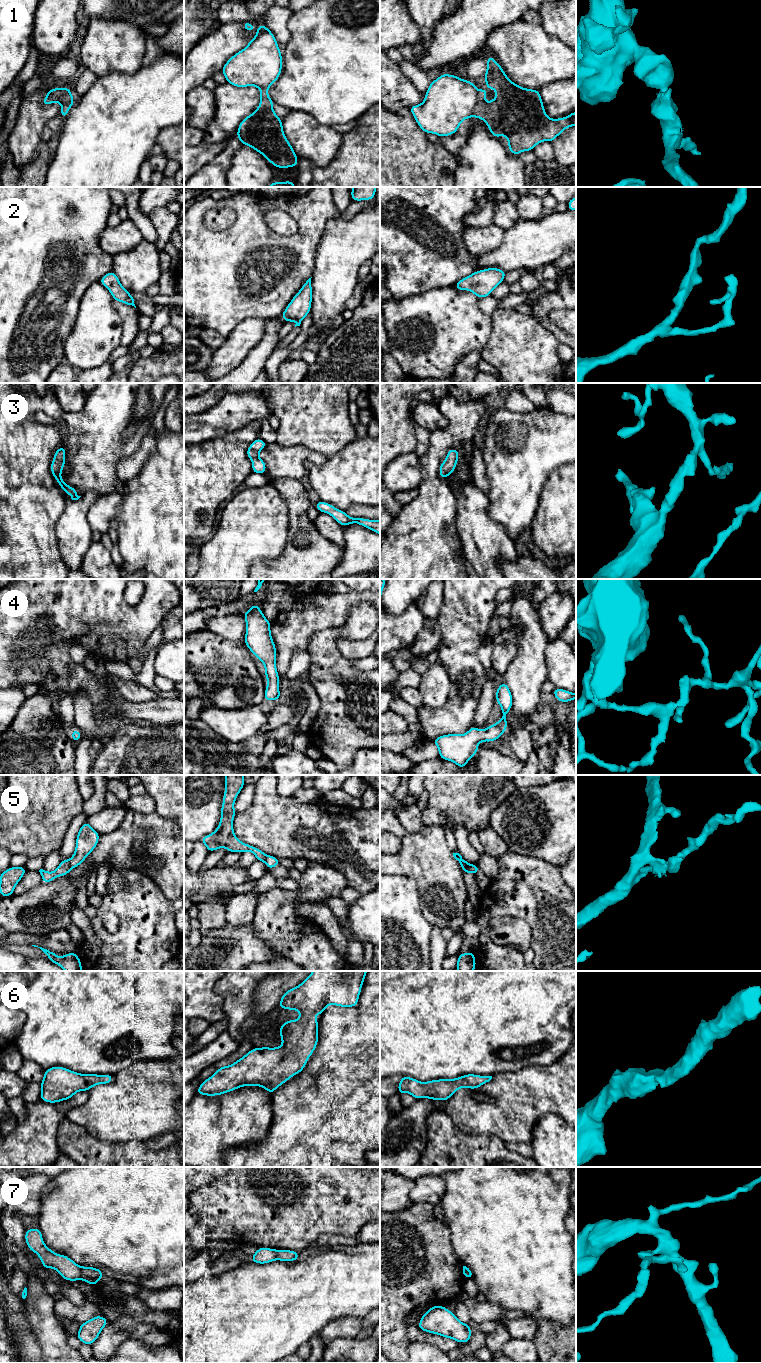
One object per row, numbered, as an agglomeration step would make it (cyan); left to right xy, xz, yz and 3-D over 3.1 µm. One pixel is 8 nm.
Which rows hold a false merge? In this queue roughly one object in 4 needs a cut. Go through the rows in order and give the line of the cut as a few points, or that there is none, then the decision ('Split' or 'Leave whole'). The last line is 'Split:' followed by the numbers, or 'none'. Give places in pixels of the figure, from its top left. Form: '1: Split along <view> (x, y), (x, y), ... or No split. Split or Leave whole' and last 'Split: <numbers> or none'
1: Split along yz (478, 90), (478, 103), (473, 115). Split
2: No split. Leave whole
3: No split. Leave whole
4: No split. Leave whole
5: Split along xy (68, 860), (71, 867). Split
6: No split. Leave whole
7: Split along xy (82, 1267), (80, 1278). Split
Split: 1, 5, 7

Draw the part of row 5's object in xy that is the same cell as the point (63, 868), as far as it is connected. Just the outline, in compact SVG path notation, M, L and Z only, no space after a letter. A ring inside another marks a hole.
M65 859L65 860L61 860L57 869L53 872L48 872L43 869L40 869L39 872L41 874L43 883L48 884L55 878L69 874L70 870L71 867L69 860Z

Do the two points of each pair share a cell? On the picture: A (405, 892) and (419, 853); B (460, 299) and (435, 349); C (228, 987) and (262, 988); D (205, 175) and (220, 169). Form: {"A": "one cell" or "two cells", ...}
{"A": "two cells", "B": "one cell", "C": "two cells", "D": "one cell"}

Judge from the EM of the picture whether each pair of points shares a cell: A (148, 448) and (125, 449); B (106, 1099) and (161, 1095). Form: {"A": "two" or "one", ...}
{"A": "two", "B": "one"}

